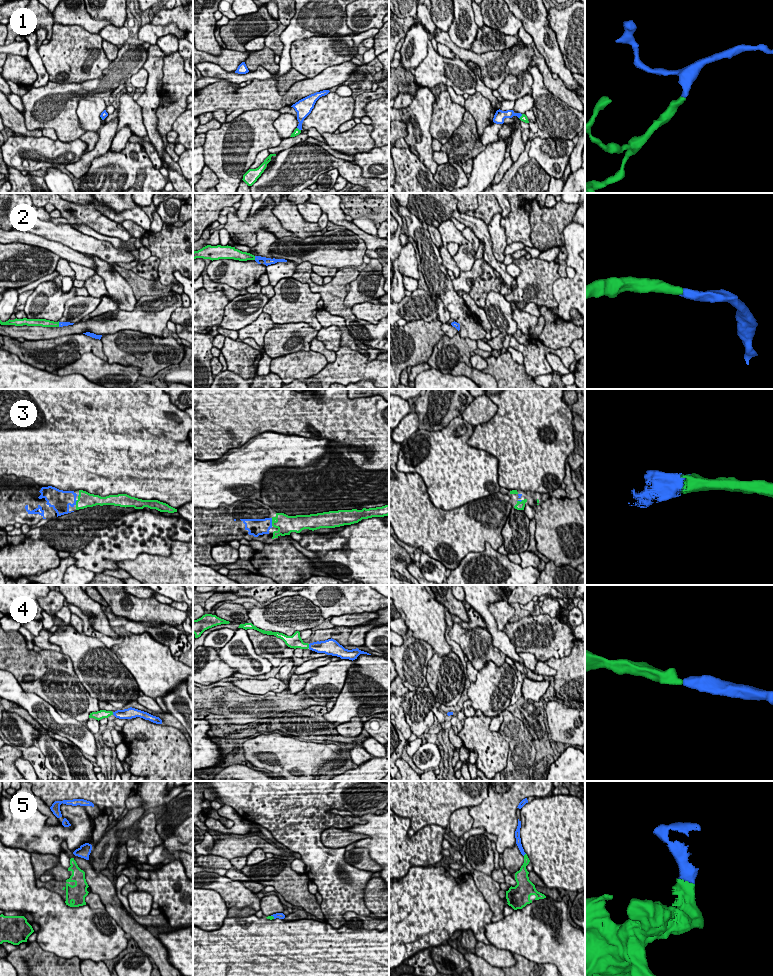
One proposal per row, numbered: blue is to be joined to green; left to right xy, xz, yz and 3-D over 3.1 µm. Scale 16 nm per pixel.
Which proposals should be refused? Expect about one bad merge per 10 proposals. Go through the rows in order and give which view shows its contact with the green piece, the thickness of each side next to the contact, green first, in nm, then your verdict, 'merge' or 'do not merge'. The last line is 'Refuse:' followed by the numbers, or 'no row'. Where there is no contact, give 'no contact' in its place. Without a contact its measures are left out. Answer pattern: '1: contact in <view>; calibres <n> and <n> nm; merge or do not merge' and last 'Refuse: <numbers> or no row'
1: contact in yz; calibres 100 and 130 nm; merge
2: contact in xz; calibres 160 and 130 nm; merge
3: contact in xz; calibres 300 and 260 nm; merge
4: contact in xz; calibres 220 and 190 nm; merge
5: contact in xz; calibres 60 and 100 nm; merge
Refuse: no row

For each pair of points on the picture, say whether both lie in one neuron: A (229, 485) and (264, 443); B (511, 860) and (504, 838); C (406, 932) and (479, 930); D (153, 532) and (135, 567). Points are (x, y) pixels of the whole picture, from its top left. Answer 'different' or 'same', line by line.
A: same
B: different
C: same
D: different

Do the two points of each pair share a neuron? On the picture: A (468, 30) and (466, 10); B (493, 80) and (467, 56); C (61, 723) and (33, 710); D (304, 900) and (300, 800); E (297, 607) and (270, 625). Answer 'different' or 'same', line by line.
A: same
B: same
C: same
D: different
E: same

